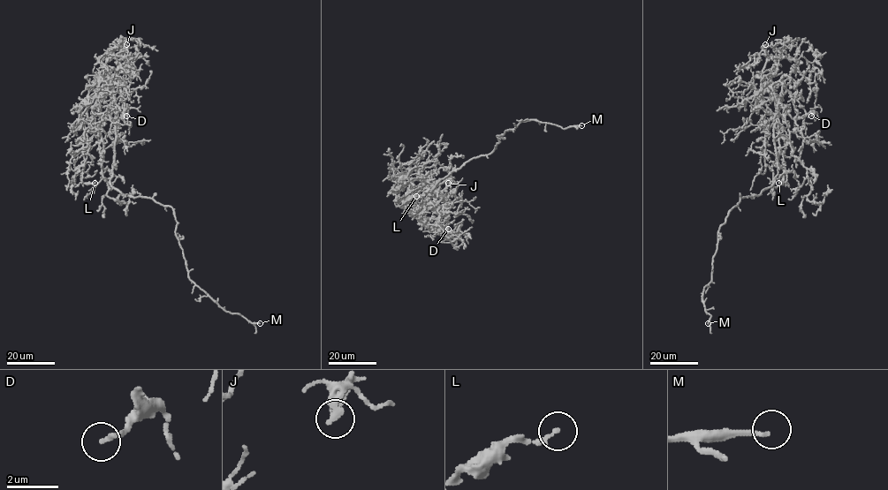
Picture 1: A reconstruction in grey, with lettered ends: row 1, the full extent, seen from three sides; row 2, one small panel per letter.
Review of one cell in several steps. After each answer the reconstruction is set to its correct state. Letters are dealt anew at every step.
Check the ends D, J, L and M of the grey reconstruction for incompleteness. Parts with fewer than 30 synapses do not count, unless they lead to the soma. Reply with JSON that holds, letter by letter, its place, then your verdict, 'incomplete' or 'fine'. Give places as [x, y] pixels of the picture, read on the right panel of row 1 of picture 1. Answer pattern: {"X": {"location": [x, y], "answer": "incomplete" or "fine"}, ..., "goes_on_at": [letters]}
{"D": {"location": [811, 116], "answer": "fine"}, "J": {"location": [765, 44], "answer": "fine"}, "L": {"location": [778, 183], "answer": "fine"}, "M": {"location": [708, 323], "answer": "incomplete"}, "goes_on_at": ["M"]}

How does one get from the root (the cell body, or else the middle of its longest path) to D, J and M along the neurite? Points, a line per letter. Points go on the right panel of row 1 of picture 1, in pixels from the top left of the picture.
D: (777, 162), (774, 125), (778, 107), (771, 86), (780, 81), (796, 114), (804, 116), (813, 110), (811, 116)
J: (777, 162), (774, 125), (778, 107), (774, 93), (763, 76), (767, 57), (762, 46), (765, 44)
M: (777, 162), (775, 181), (758, 195), (741, 198), (719, 228), (711, 279), (702, 296), (710, 315), (708, 323)

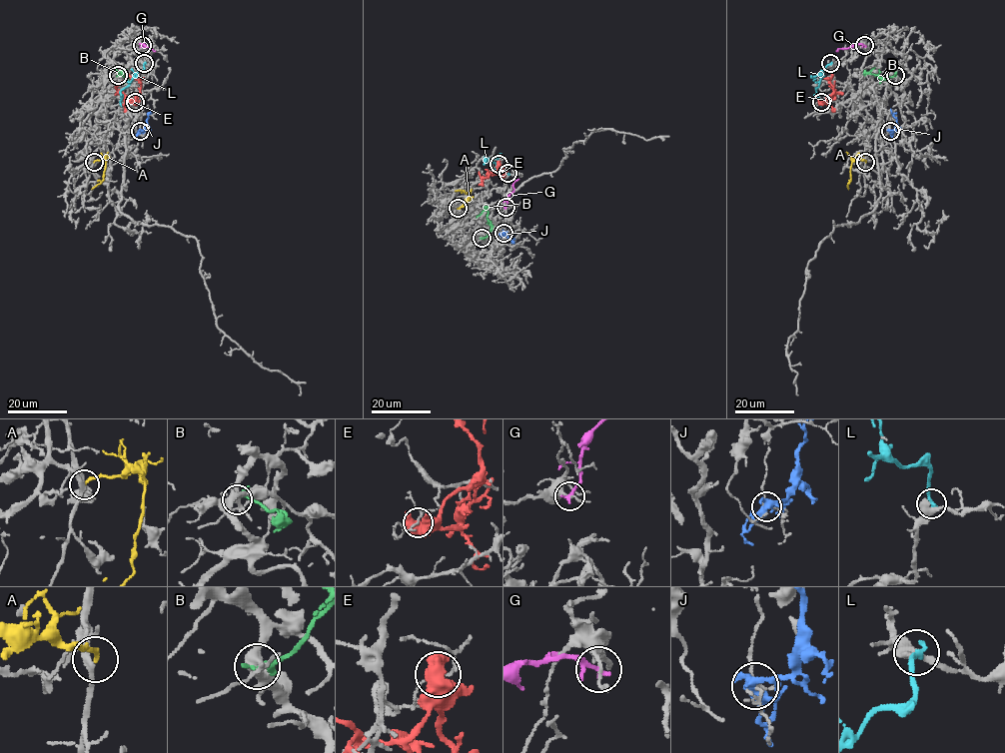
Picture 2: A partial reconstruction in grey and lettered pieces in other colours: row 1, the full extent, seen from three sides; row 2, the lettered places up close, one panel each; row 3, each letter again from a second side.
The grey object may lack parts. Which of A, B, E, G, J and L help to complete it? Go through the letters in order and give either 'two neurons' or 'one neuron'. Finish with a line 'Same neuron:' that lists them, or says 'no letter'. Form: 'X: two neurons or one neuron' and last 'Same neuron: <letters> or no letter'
A: one neuron
B: two neurons
E: two neurons
G: two neurons
J: two neurons
L: two neurons
Same neuron: A

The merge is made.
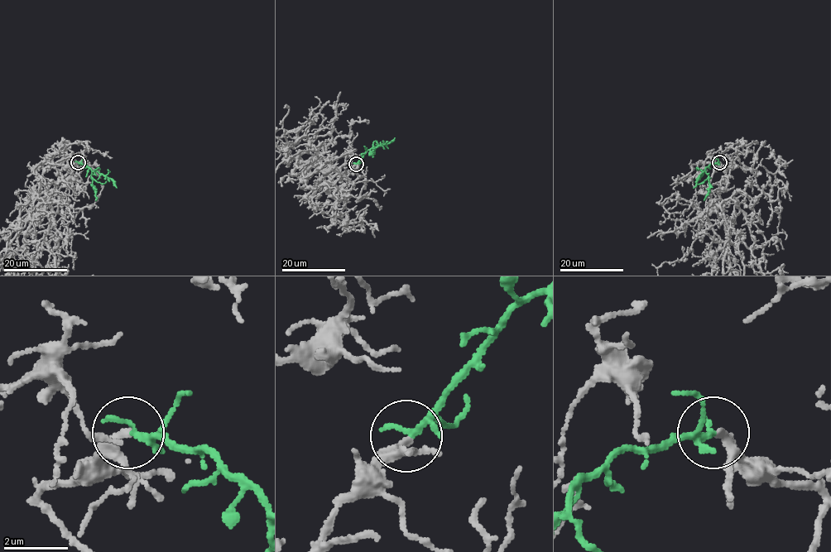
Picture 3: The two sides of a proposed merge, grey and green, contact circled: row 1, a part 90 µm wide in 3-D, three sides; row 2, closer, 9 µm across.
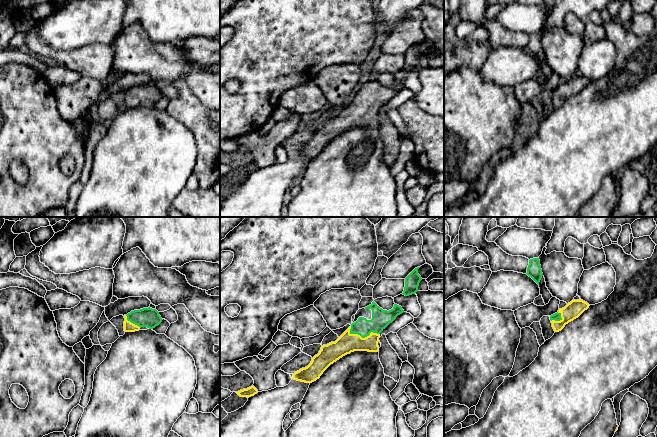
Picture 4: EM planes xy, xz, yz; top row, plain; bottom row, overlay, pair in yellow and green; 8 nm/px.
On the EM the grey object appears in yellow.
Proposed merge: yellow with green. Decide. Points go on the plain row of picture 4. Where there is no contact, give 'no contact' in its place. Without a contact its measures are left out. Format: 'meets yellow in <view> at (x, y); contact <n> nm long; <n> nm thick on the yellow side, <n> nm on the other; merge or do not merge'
meets yellow in xz at (363, 114); contact 260 nm long; 160 nm thick on the yellow side, 150 nm on the other; merge

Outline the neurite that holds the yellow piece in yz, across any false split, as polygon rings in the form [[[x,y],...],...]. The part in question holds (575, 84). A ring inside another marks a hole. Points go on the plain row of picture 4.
[[[579,75],[572,76],[564,84],[559,85],[557,89],[550,92],[554,107],[561,107],[566,100],[578,94],[589,82],[587,78]]]

